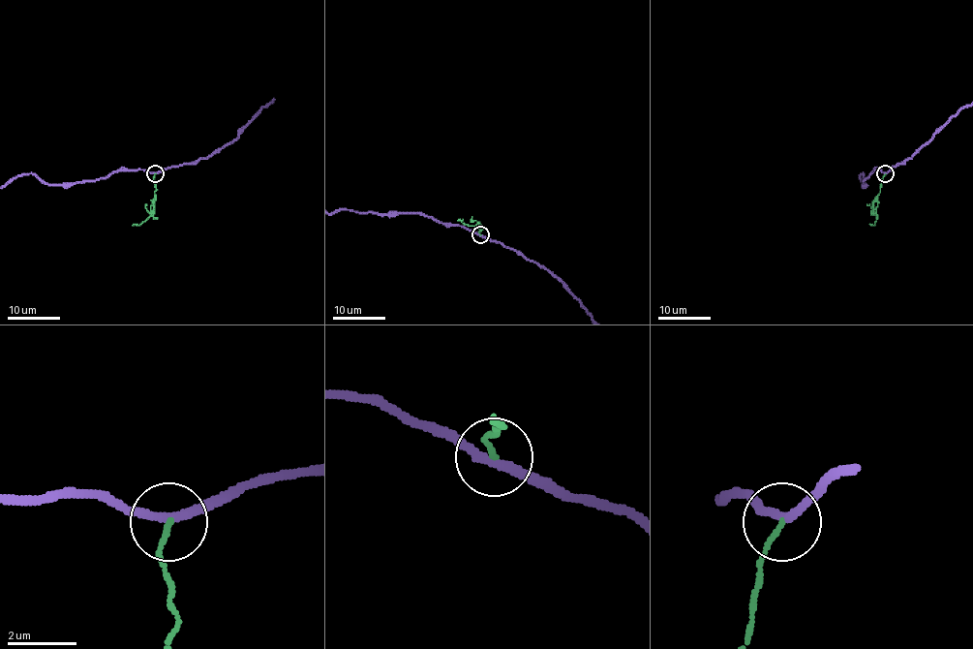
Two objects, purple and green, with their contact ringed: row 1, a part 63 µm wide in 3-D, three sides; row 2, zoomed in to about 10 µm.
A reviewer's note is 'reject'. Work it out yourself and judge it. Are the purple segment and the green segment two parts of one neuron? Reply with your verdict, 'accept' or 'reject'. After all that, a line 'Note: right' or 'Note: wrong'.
reject
Note: right

